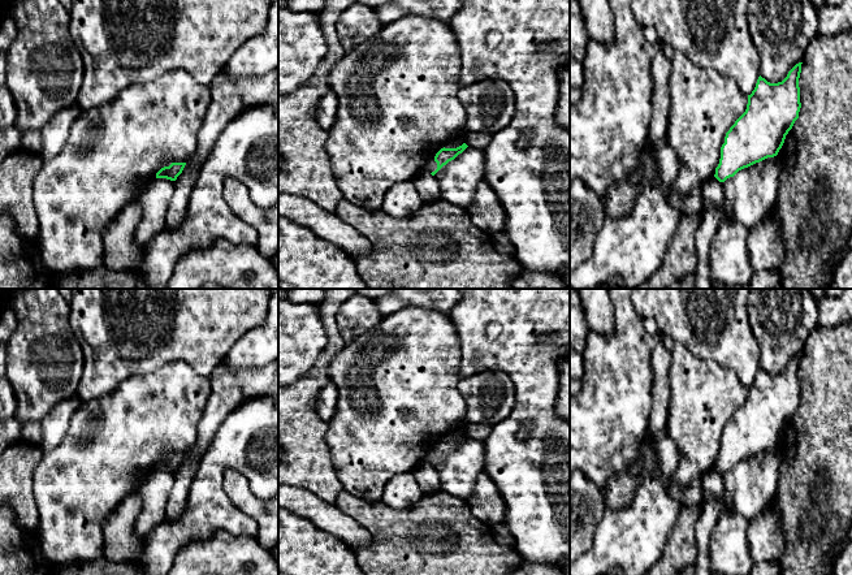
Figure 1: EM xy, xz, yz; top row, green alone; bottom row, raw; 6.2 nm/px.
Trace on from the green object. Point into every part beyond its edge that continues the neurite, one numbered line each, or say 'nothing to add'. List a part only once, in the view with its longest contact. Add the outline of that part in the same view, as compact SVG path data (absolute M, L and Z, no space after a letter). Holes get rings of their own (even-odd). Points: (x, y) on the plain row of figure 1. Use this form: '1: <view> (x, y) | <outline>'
nothing to add

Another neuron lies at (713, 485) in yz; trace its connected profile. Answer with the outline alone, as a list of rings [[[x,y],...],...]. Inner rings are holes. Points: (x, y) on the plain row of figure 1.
[[[712,468],[701,479],[704,498],[706,500],[721,500],[722,511],[728,511],[732,509],[732,500],[726,490],[726,484],[715,468]]]

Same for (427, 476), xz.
[[[427,462],[419,463],[414,468],[414,475],[425,494],[440,490],[440,477],[434,467]]]

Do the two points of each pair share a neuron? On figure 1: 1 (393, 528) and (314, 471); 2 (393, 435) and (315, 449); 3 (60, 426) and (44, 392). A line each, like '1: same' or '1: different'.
1: different
2: different
3: different

